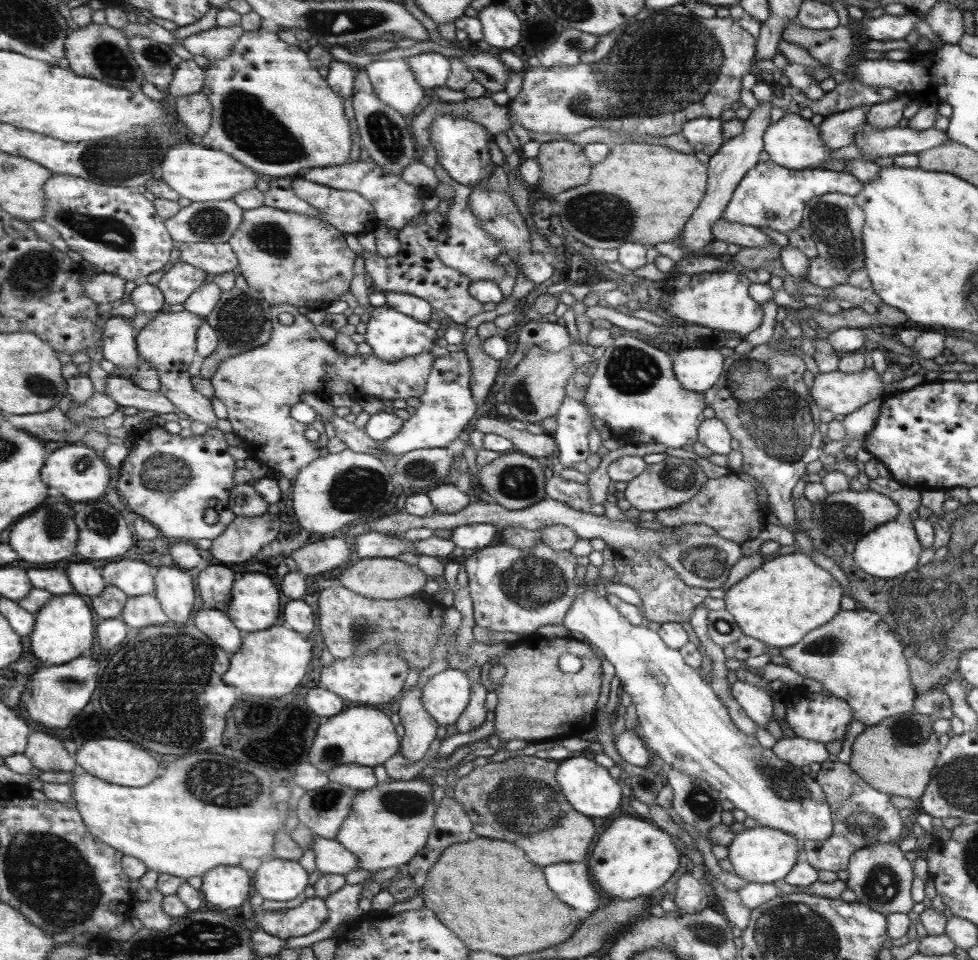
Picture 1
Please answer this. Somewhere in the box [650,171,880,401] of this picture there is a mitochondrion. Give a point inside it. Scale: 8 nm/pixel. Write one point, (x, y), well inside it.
(830, 223)

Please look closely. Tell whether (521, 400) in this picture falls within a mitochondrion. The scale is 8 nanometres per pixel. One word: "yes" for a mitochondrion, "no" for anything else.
yes

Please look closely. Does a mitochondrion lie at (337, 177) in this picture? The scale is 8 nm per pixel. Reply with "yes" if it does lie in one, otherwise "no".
no

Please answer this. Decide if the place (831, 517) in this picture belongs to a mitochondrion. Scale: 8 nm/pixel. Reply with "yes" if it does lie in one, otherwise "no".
yes

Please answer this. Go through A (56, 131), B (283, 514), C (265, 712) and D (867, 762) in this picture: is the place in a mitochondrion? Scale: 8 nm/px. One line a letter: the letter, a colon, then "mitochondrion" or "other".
A: other
B: other
C: other
D: other

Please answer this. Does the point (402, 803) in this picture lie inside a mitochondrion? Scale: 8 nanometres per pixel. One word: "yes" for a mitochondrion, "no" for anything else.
yes

